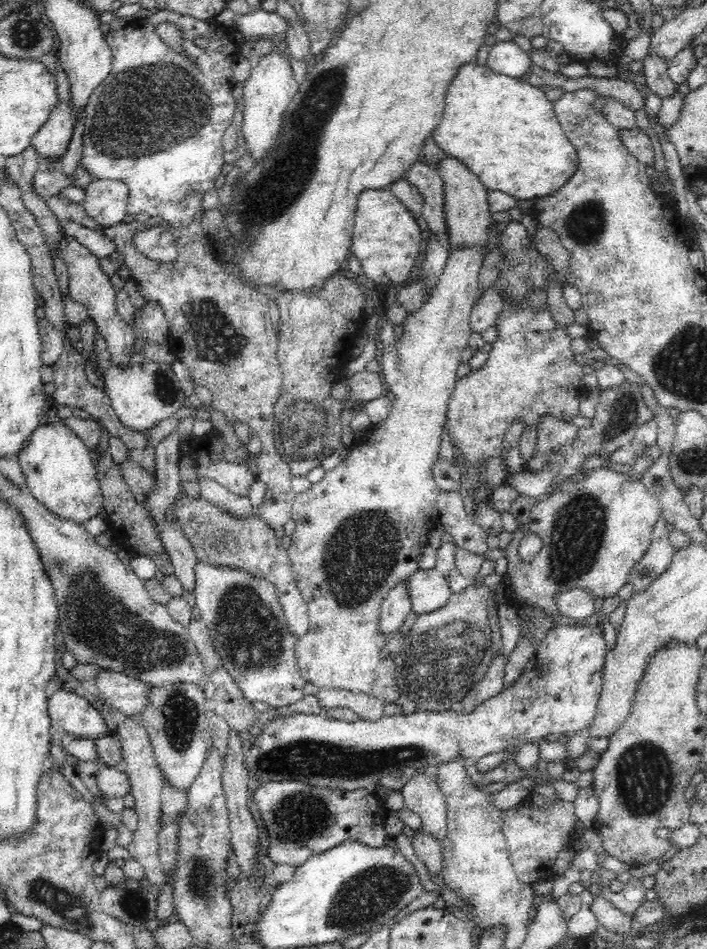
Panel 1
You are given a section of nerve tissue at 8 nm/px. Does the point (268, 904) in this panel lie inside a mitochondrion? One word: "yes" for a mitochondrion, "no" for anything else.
no

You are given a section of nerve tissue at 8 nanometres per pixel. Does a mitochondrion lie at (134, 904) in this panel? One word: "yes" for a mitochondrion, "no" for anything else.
yes

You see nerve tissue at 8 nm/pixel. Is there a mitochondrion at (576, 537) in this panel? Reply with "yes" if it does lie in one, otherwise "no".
yes

